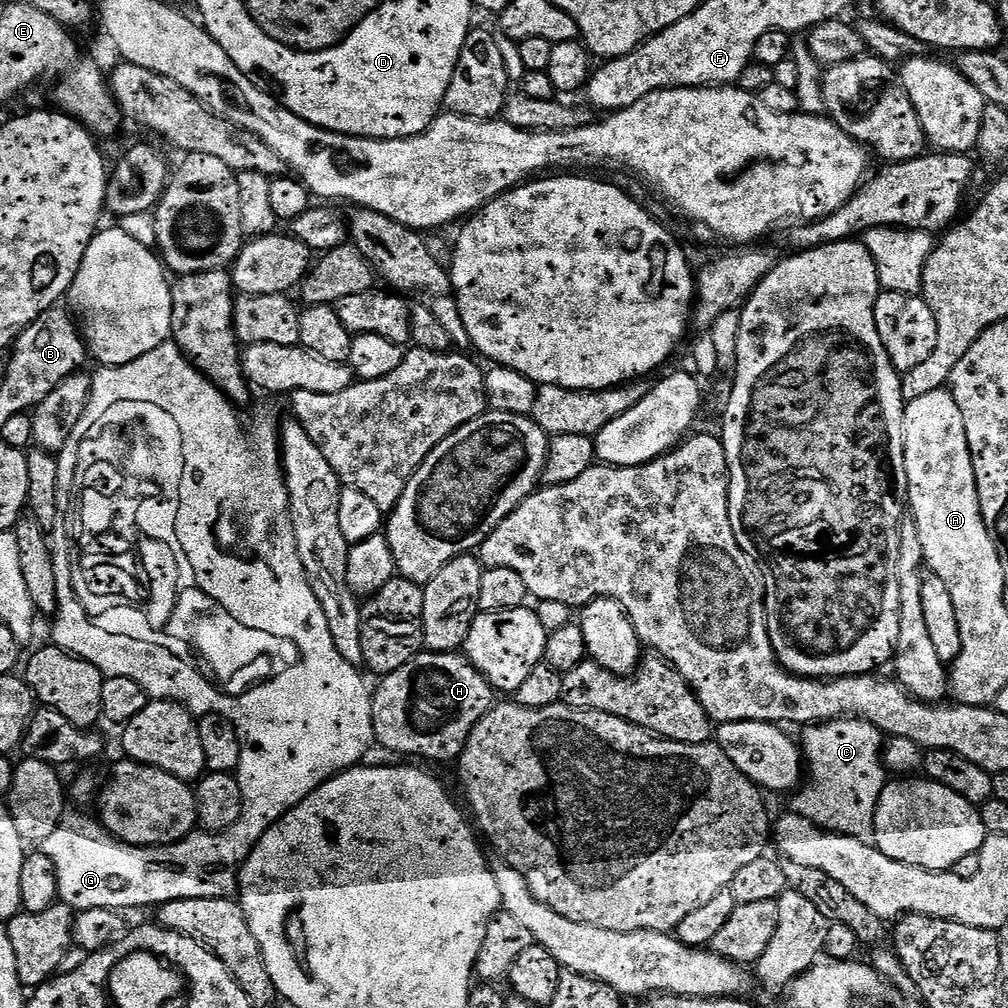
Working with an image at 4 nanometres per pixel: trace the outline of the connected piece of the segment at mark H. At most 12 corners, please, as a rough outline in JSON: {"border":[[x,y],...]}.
{"border":[[456,652],[383,677],[375,743],[455,761],[493,689]]}

